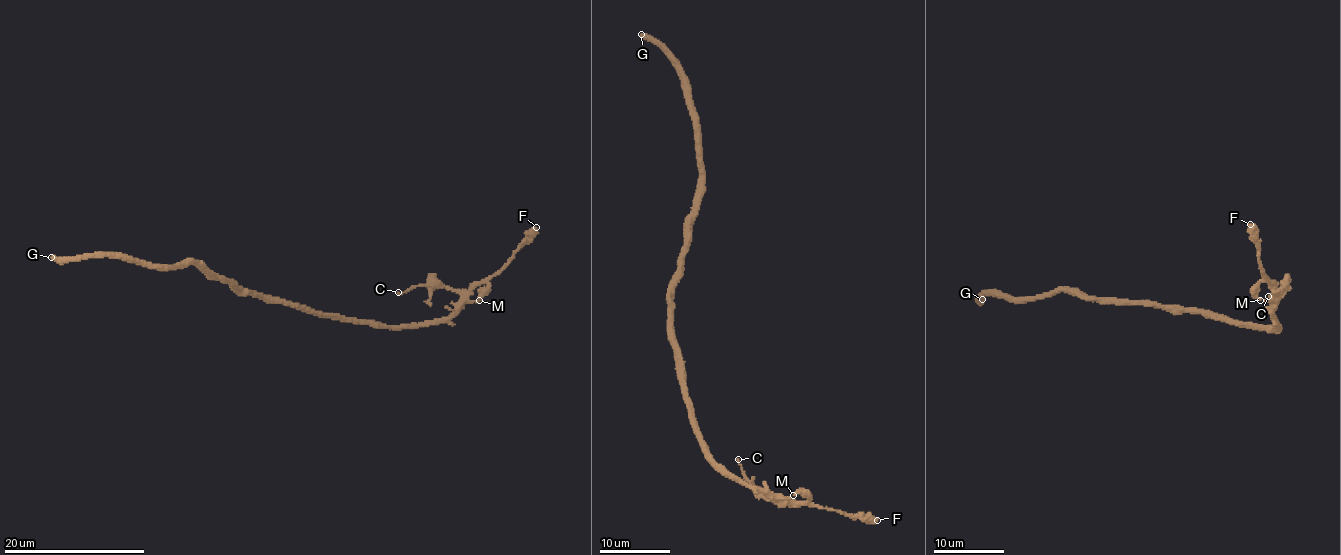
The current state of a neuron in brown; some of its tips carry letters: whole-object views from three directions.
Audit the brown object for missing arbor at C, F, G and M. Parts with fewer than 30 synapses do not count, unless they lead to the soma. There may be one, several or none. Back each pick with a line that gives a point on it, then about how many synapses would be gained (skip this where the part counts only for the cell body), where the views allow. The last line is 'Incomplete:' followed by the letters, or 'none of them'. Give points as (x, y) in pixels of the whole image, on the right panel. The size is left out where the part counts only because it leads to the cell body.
G: at (982, 299); about 50 synapses
Incomplete: G

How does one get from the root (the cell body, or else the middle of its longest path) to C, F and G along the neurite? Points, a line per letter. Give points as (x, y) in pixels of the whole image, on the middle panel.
C: (673, 334), (677, 375), (697, 437), (718, 464), (776, 499), (766, 500), (744, 477), (738, 459)
F: (673, 334), (677, 375), (692, 425), (718, 464), (749, 485), (786, 501), (808, 501), (877, 520)
G: (673, 334), (670, 287), (699, 180), (695, 123), (685, 76), (655, 42), (641, 34)

